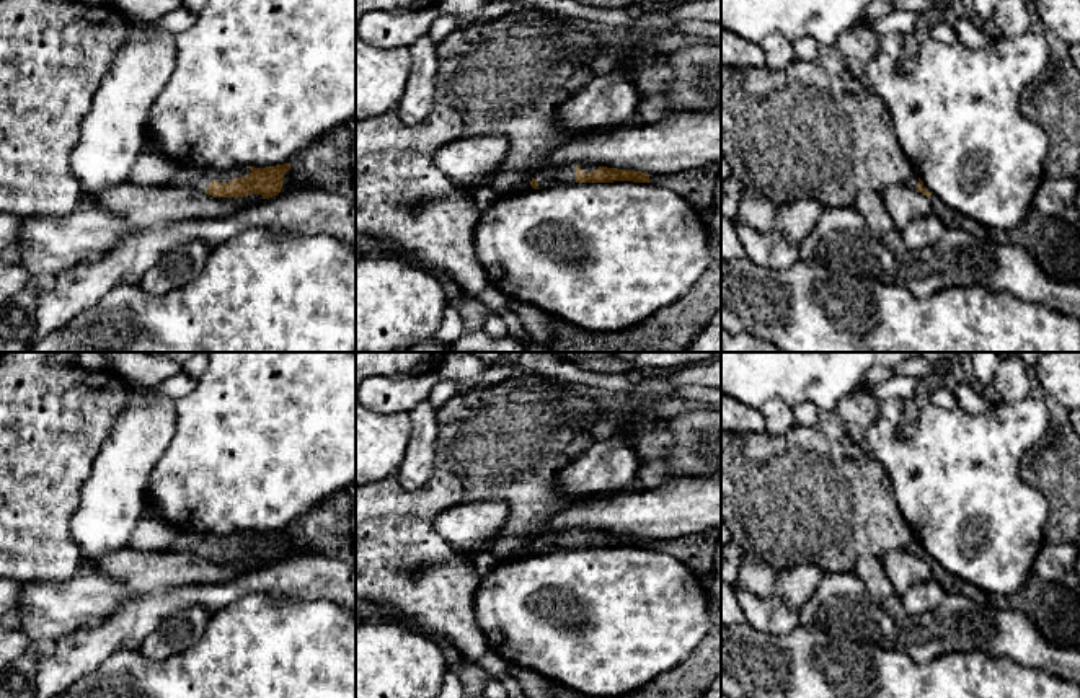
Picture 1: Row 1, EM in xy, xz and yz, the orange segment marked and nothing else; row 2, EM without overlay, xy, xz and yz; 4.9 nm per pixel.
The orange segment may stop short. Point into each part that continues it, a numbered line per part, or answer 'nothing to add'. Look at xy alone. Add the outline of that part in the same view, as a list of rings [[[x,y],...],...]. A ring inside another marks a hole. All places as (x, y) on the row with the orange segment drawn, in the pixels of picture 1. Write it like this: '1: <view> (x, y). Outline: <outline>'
1: xy (194, 176). Outline: [[[181,163],[176,176],[173,178],[175,186],[189,186],[197,191],[206,191],[210,186],[210,181],[215,179],[217,183],[228,183],[235,178],[243,178],[250,174],[250,168],[230,168],[227,171],[219,171],[212,168],[201,168],[189,163]]]

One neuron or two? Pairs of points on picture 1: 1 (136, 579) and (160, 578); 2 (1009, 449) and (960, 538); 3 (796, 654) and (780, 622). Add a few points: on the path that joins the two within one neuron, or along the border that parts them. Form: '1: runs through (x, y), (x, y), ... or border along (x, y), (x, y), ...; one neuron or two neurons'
1: runs through (142, 578), (154, 578); one neuron
2: runs through (986, 472), (968, 490), (968, 516); one neuron
3: border along (748, 623), (772, 633), (788, 633), (796, 627); two neurons

